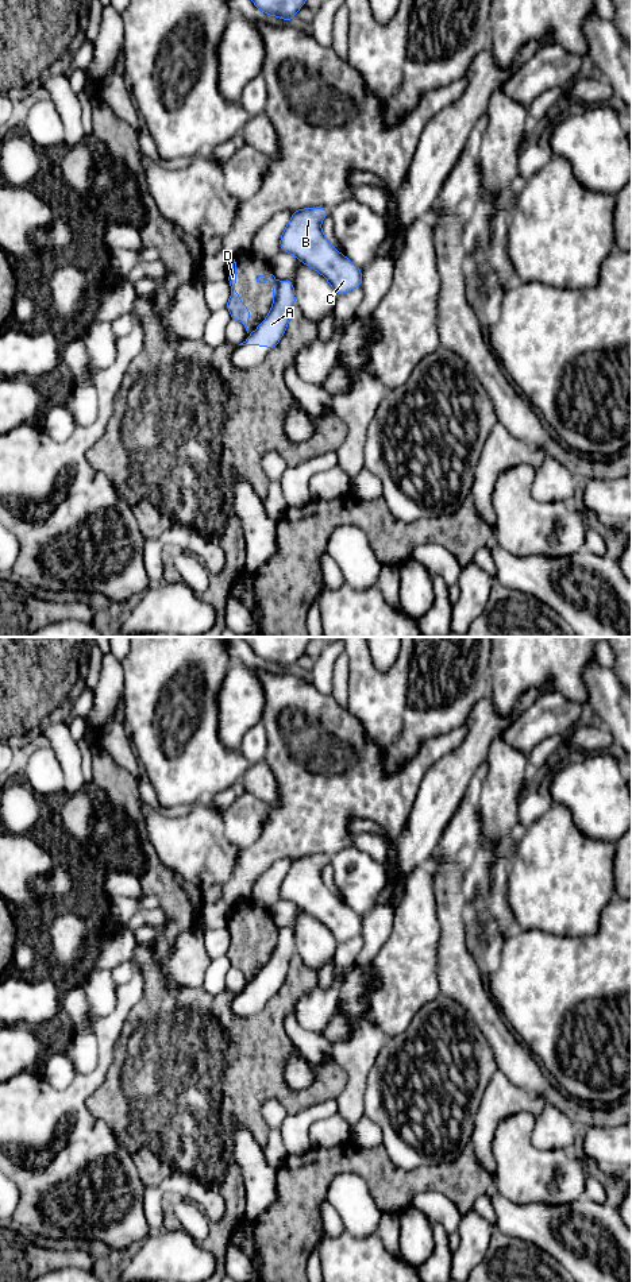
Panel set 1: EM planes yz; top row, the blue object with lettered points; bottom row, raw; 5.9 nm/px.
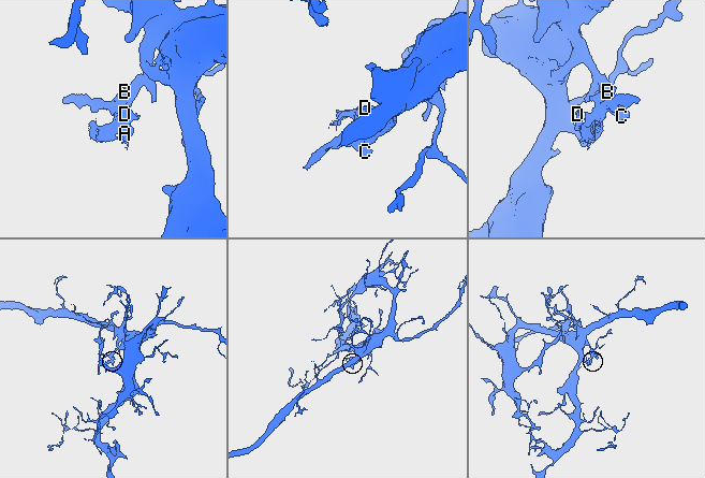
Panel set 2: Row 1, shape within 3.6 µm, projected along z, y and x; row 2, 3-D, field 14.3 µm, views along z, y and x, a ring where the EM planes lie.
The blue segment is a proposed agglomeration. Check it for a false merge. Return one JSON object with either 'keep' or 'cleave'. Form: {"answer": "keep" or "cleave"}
{"answer": "cleave"}

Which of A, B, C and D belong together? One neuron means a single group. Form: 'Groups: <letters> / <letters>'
Groups: A B C / D

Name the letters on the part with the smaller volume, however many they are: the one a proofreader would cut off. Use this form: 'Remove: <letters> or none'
Remove: D

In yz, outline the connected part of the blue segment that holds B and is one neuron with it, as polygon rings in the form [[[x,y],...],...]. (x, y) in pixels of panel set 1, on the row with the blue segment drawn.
[[[319,206],[293,211],[280,248],[321,274],[339,296],[362,287],[362,270],[325,239],[320,224],[327,216],[330,209]]]

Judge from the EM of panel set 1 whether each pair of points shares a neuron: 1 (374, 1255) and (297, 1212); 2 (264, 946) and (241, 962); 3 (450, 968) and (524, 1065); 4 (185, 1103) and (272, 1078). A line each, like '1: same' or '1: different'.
1: different
2: same
3: same
4: same

